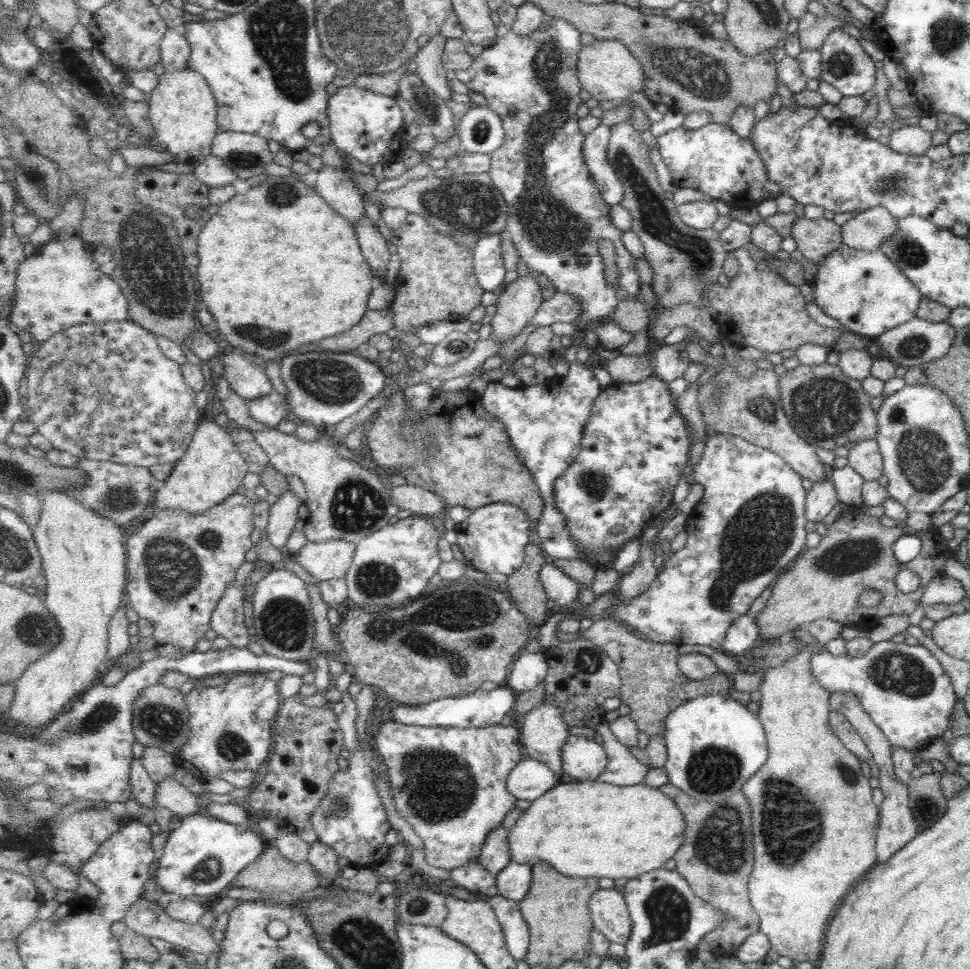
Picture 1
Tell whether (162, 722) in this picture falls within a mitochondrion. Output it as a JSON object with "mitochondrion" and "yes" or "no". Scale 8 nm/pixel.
{"mitochondrion":"yes"}

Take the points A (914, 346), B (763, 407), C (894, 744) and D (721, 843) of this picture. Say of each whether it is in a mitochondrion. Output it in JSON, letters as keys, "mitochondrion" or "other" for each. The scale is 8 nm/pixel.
{"A":"mitochondrion","B":"mitochondrion","C":"other","D":"mitochondrion"}

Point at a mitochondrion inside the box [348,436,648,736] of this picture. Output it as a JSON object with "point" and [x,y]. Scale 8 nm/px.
{"point":[472,616]}

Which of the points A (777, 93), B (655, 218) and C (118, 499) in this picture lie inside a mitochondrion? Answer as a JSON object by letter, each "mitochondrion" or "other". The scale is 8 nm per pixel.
{"A":"other","B":"mitochondrion","C":"mitochondrion"}

